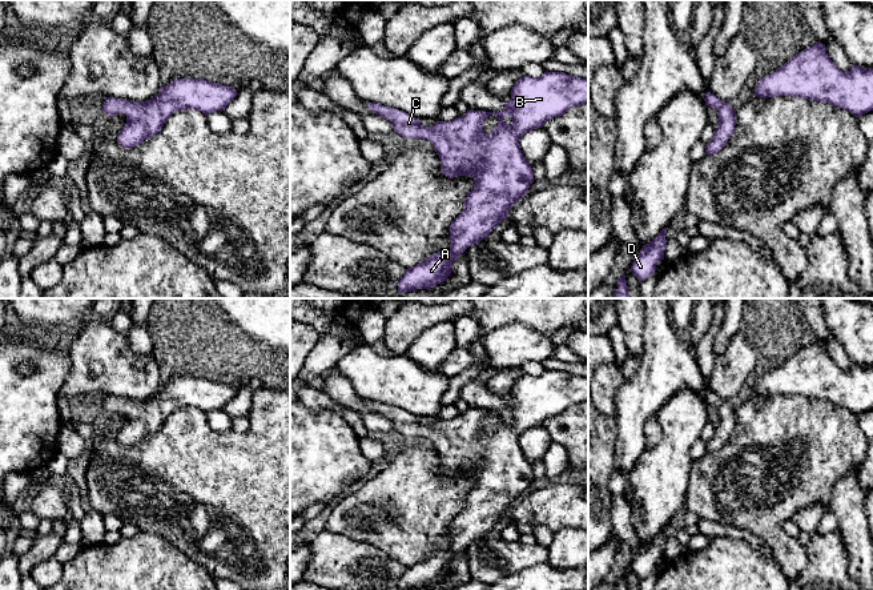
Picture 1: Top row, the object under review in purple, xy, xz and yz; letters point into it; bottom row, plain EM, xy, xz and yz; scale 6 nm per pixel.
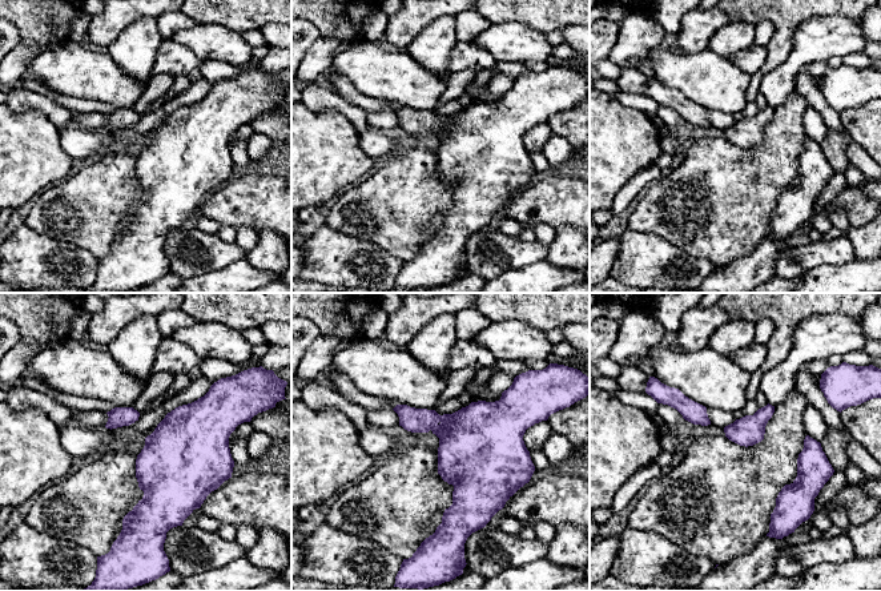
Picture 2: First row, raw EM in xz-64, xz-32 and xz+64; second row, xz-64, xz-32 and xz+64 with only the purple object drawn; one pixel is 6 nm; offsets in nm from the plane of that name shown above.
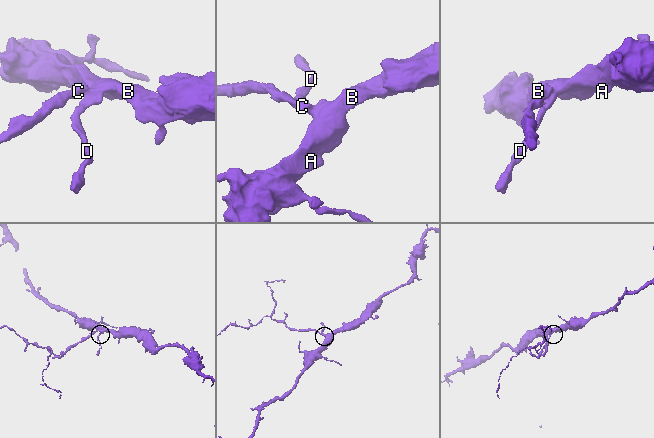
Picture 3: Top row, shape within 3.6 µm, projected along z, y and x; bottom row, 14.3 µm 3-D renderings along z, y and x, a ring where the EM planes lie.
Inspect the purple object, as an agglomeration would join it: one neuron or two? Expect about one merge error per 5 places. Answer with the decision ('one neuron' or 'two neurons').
one neuron

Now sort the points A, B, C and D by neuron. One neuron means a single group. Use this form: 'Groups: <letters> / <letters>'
Groups: A B C D

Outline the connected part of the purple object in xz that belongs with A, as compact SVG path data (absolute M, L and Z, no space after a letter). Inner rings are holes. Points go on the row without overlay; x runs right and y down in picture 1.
M544 370L539 376L523 374L511 388L511 398L504 401L504 410L484 410L470 408L452 420L436 420L423 425L419 417L403 409L382 402L366 401L373 412L389 418L394 430L409 437L427 437L440 457L442 471L454 477L470 474L475 478L467 491L462 511L450 523L450 543L444 550L431 553L427 558L406 567L398 581L398 590L431 587L446 579L451 573L452 561L471 543L484 538L504 517L534 481L531 463L520 449L520 436L532 428L543 426L544 421L562 414L572 405L588 402L588 378L562 370ZM495 413L498 424L491 433L483 430L483 421Z

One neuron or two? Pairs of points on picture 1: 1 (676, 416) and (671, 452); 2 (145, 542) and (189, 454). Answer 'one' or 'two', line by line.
1: one
2: two

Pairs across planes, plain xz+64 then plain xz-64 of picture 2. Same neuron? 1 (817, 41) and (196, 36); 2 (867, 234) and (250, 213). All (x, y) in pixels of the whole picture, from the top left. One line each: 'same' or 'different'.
1: same
2: different

